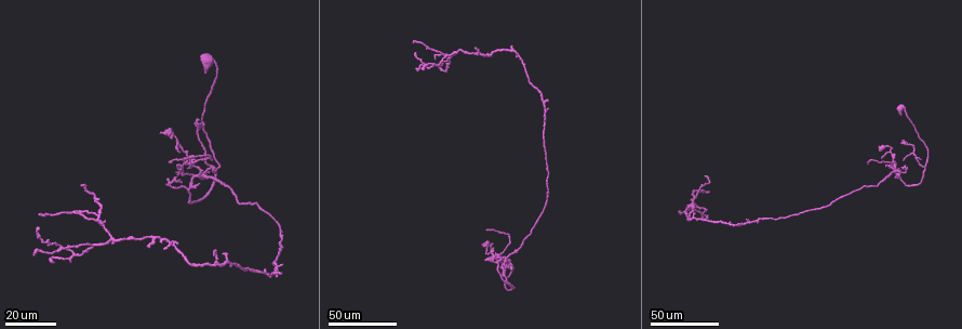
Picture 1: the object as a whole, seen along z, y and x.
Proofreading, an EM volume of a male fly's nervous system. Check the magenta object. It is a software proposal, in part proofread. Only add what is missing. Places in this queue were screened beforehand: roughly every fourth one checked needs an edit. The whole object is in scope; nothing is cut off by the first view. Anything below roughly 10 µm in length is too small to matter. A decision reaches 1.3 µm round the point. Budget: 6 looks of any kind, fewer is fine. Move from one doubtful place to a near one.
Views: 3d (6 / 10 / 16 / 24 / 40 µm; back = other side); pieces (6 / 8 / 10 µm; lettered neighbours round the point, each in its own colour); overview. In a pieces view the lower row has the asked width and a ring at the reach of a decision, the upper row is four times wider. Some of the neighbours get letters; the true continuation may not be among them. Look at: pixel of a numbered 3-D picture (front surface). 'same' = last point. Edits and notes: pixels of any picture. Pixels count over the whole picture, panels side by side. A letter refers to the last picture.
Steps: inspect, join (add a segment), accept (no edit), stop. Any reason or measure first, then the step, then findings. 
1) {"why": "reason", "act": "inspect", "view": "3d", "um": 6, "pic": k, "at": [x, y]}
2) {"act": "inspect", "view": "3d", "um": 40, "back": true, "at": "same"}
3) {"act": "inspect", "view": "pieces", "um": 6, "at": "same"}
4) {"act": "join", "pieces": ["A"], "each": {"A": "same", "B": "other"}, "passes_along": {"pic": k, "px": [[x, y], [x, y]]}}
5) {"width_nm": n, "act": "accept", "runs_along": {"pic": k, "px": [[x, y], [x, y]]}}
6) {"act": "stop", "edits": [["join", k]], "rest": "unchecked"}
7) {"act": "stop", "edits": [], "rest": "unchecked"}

{"why": "long arm stops here", "act": "inspect", "view": "3d", "um": 40, "pic": 1, "at": [435, 60]}

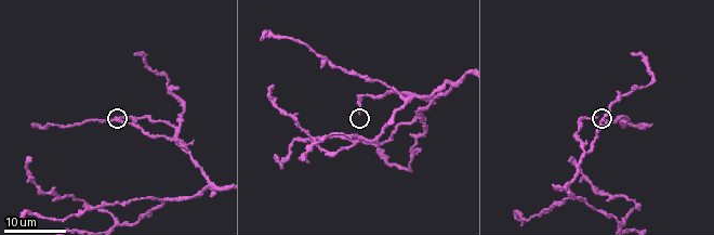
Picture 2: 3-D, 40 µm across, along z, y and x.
{"why": "see the neighbours", "act": "inspect", "view": "pieces", "um": 8, "pic": 2, "at": [360, 112]}

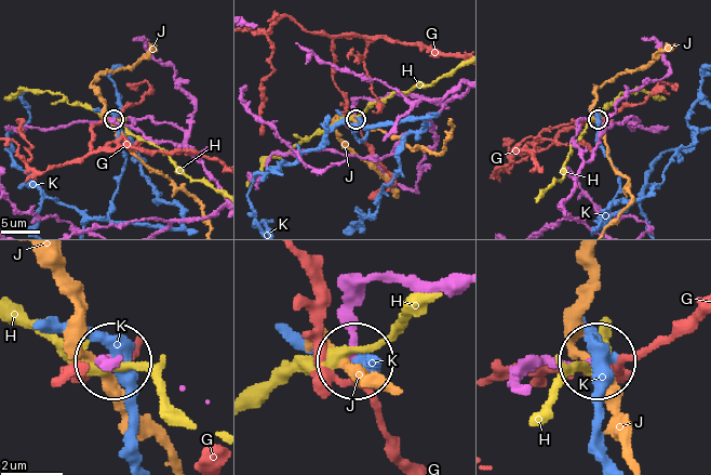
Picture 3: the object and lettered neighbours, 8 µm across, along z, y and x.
{"act": "accept", "each": {"G": "other", "H": "other", "J": "other", "K": "other"}, "runs_along": {"pic": 3, "px": [[515, 391], [536, 367], [595, 359]]}, "found": "none of them fits"}

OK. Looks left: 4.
{"why": "thick end", "act": "inspect", "view": "3d", "um": 16, "pic": 2, "at": [569, 158]}

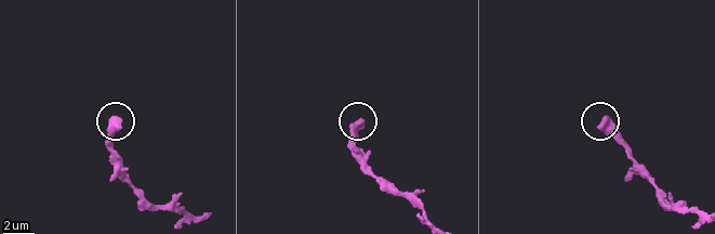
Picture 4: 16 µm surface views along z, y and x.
{"act": "inspect", "view": "pieces", "um": 8, "pic": 4, "at": [604, 117]}

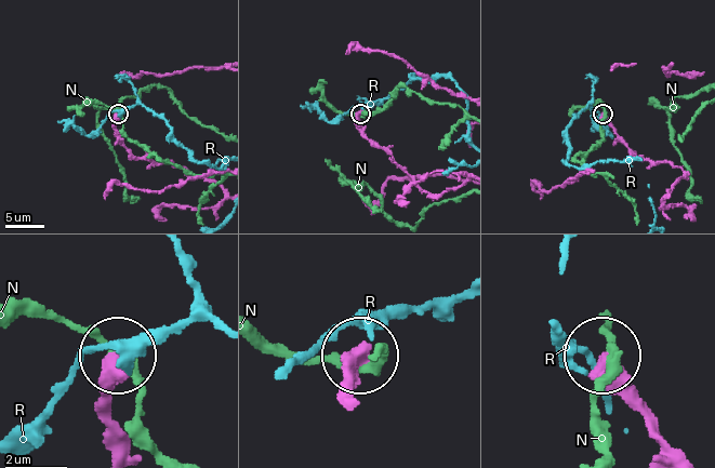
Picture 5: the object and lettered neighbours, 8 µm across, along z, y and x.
{"width_nm": 540, "act": "accept", "each": {"N": "other", "R": "other"}, "runs_along": {"pic": 5, "px": [[680, 458], [604, 360]]}, "found": "no lettered segment goes on from it"}

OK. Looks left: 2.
{"why": "tapers out", "act": "inspect", "view": "3d", "um": 24, "pic": 1, "at": [493, 249]}

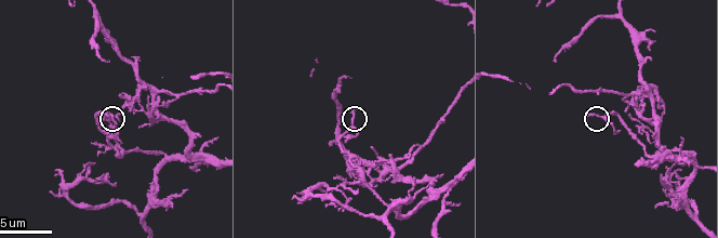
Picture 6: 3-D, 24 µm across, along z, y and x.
{"act": "inspect", "view": "pieces", "um": 8, "pic": 6, "at": [587, 124]}

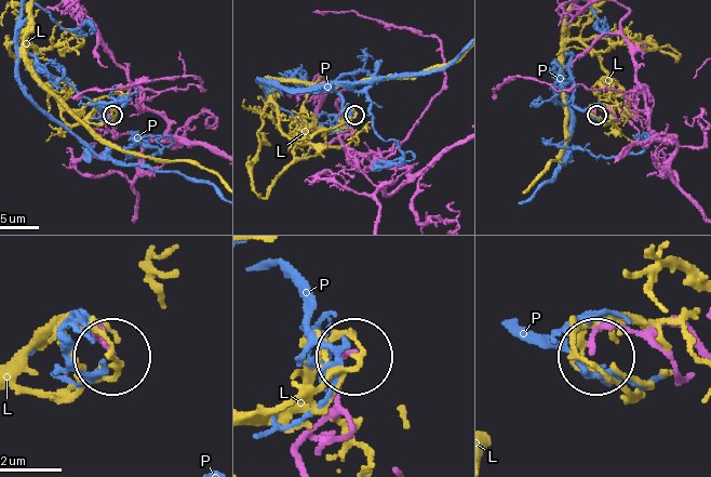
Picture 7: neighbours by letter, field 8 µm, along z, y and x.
{"act": "accept", "each": {"L": "other", "P": "other"}, "found": "no lettered segment goes on from it"}

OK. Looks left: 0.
{"act": "stop", "edits": [], "rest": "unchecked"}

